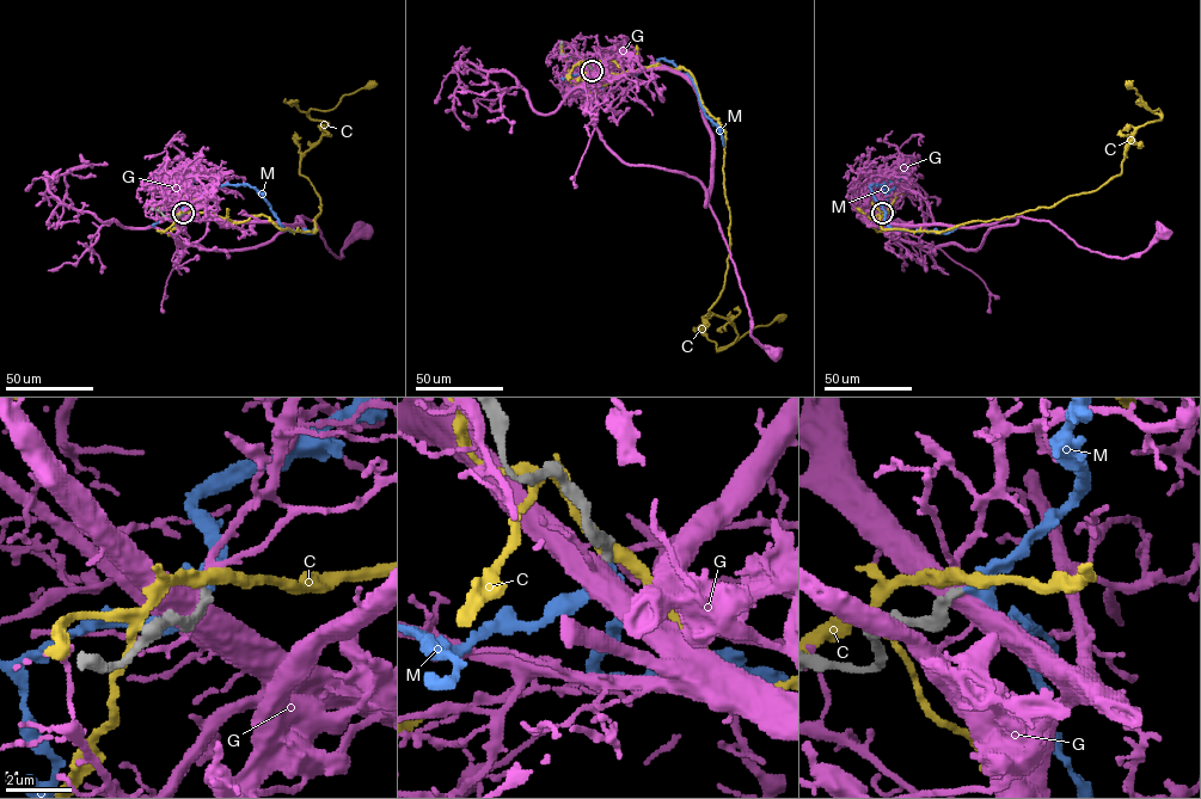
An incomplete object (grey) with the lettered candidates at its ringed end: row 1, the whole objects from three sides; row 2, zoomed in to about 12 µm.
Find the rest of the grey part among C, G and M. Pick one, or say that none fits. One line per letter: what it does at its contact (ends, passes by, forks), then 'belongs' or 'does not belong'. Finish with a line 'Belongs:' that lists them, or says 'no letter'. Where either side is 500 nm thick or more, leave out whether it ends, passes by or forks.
C: it passes by; does not belong
G: it forks there; does not belong
M: it forks there; belongs
Belongs: M

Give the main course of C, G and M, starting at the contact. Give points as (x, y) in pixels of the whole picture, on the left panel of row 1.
C: (183, 213), (236, 222), (264, 215), (314, 232), (320, 200), (300, 161), (329, 124), (308, 111), (371, 85)
G: (183, 213), (194, 219), (302, 227), (301, 216), (316, 223), (325, 245), (339, 258), (342, 250), (366, 232)
M: (183, 213), (183, 208), (215, 185), (249, 184), (262, 196), (286, 229), (312, 233), (314, 228)

